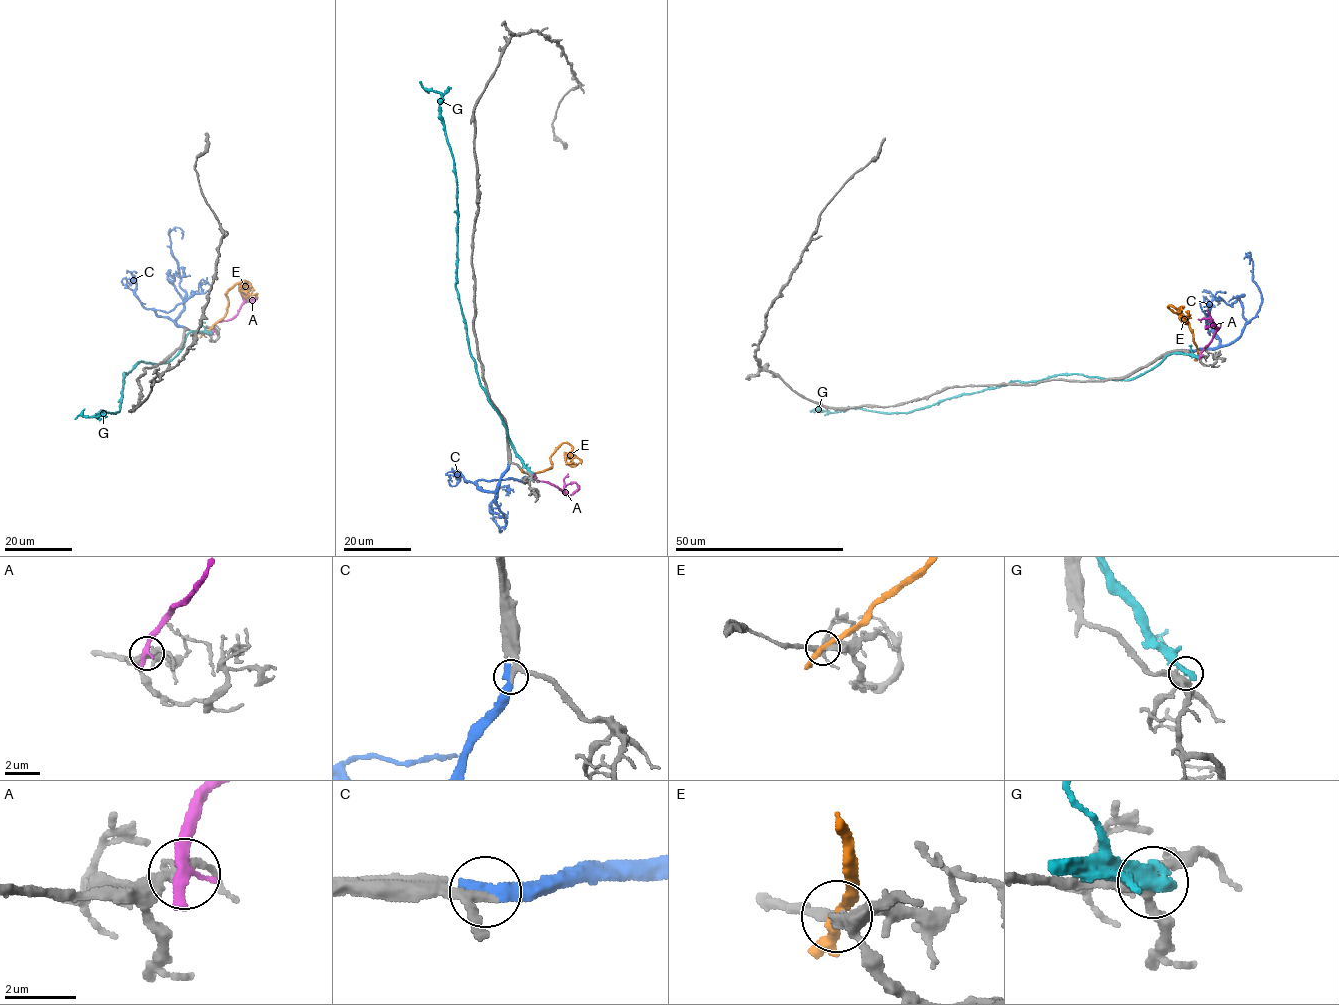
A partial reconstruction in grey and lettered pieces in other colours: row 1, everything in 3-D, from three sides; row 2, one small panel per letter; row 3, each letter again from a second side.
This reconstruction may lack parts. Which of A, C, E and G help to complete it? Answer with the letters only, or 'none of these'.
C

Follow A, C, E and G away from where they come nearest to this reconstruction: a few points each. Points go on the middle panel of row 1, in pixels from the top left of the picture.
A: (534, 476), (553, 484), (566, 494), (577, 488), (576, 483), (570, 484)
C: (509, 464), (495, 494), (505, 522), (500, 532), (494, 517), (505, 517)
E: (524, 472), (548, 469), (552, 465), (551, 457), (563, 443), (572, 450), (565, 463), (575, 463)
G: (531, 472), (488, 400), (470, 352), (455, 287), (454, 162), (440, 114), (441, 95), (426, 90), (419, 81)

